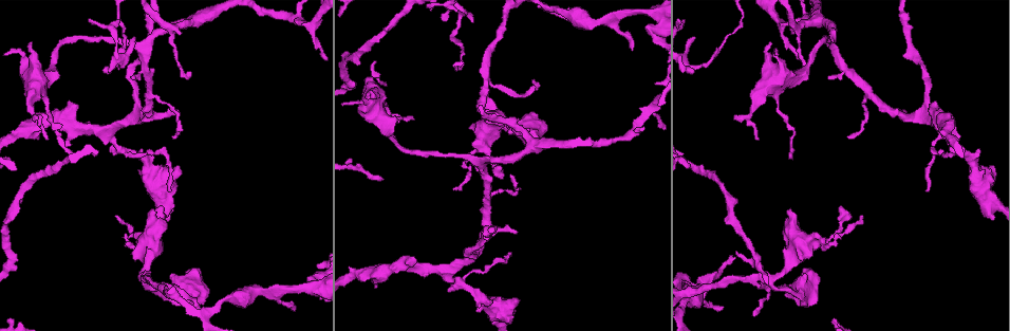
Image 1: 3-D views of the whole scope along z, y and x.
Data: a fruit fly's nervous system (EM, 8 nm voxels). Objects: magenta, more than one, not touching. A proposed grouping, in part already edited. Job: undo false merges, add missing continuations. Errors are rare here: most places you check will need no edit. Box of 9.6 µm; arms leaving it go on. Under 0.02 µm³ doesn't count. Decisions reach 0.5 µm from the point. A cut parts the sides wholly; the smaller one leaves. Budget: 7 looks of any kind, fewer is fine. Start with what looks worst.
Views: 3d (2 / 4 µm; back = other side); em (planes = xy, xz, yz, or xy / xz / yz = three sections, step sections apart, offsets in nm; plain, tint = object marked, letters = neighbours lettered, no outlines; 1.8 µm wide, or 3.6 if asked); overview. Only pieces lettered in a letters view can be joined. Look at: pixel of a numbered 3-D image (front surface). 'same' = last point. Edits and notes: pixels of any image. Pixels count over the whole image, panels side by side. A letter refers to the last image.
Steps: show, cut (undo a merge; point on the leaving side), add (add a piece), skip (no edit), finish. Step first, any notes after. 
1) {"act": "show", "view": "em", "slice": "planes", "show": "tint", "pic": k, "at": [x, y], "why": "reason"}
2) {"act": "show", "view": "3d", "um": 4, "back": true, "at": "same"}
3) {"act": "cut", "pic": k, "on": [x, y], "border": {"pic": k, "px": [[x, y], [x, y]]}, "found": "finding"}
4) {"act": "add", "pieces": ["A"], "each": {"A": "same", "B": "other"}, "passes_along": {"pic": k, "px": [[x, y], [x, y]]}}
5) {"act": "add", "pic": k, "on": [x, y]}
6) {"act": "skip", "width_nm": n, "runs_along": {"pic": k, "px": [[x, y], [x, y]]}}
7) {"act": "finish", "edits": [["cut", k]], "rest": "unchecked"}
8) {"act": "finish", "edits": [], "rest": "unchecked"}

{"act": "show", "view": "em", "slice": "xz", "step": 4, "show": "tint", "pic": 1, "at": [447, 275]}

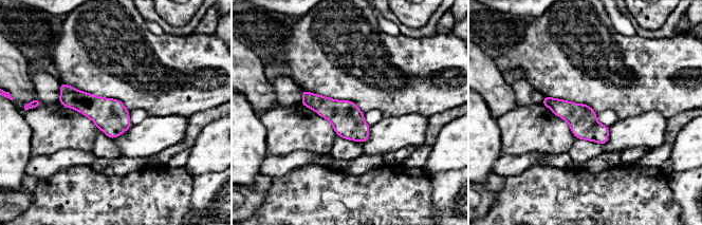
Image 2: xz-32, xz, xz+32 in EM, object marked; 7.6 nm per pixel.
{"act": "show", "view": "em", "slice": "yz", "step": 16, "show": "letters", "at": "same"}

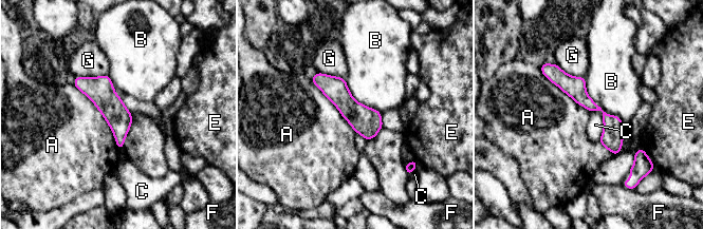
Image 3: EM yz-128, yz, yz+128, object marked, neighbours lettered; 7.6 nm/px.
{"act": "skip", "each": {"A": "other", "B": "other", "C": "other", "E": "other", "F": "other", "G": "other"}, "found": "all the same neuron"}

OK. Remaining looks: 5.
{"act": "show", "view": "3d", "um": 4, "pic": 1, "at": [370, 96], "why": "branch stops here"}

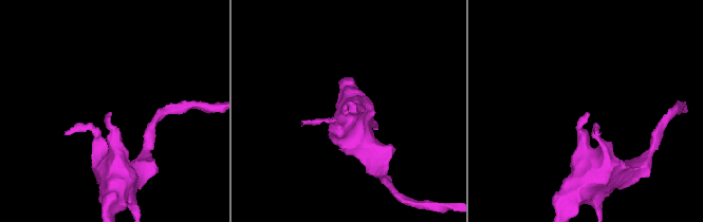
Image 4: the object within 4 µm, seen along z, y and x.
{"act": "show", "view": "em", "slice": "planes", "show": "letters", "pic": 4, "at": [348, 111]}

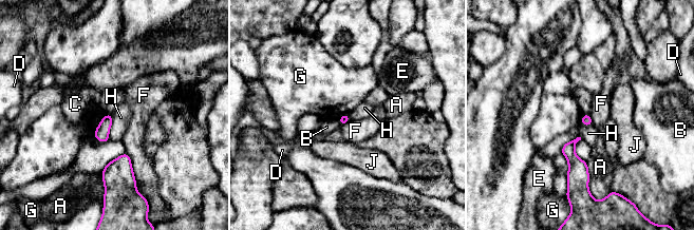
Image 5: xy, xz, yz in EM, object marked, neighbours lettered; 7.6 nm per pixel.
{"act": "skip", "longest_contact_nm": ["F", 260], "each": {"A": "other", "B": "other", "C": "other", "D": "other", "E": "other", "F": "other", "G": "other", "H": "other", "J": "other"}, "found": "none of them fits"}

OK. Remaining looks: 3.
{"act": "show", "view": "3d", "um": 4, "pic": 1, "at": [812, 245], "why": "side arm on a straight run"}

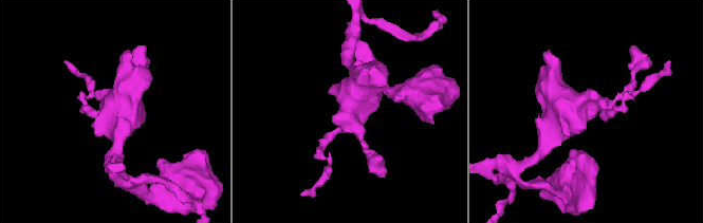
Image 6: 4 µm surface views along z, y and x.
{"act": "show", "view": "em", "um": 3.6, "slice": "xz", "step": 8, "show": "tint", "pic": 6, "at": [356, 112], "why": "now the EM"}

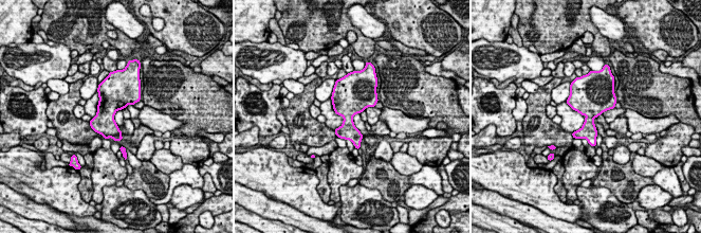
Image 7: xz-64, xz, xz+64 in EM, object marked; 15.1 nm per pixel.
{"act": "show", "view": "em", "um": 3.6, "slice": "planes", "show": "letters", "at": "same", "why": "another direction"}

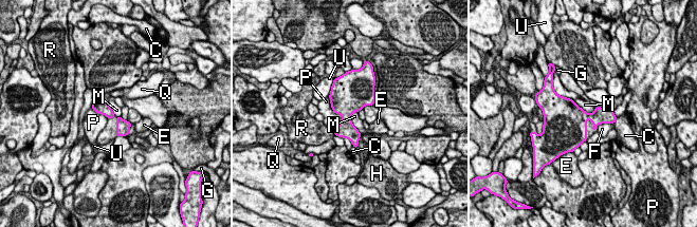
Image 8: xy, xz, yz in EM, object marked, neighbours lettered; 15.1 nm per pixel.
{"act": "skip", "each": {"C": "other", "E": "other", "F": "other", "G": "other", "H": "other", "M": "other", "P": "other", "Q": "other", "R": "other", "U": "other"}, "border": {"pic": 8, "px": [[354, 111], [351, 124], [361, 134]]}, "found": "continuous, no second neuron"}

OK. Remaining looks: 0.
{"act": "finish", "edits": [], "rest": "unchecked"}

